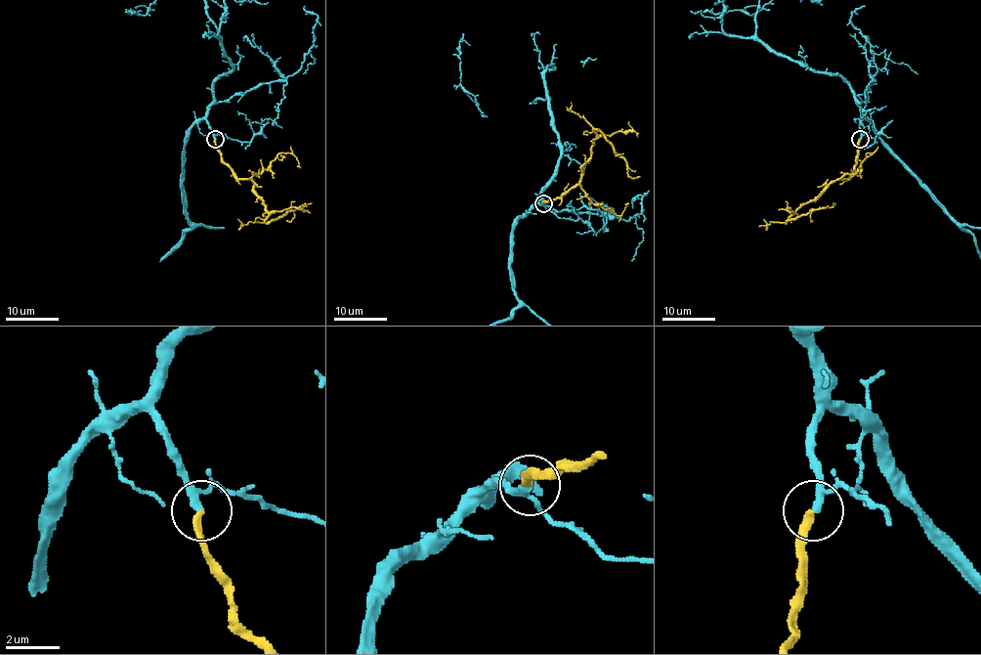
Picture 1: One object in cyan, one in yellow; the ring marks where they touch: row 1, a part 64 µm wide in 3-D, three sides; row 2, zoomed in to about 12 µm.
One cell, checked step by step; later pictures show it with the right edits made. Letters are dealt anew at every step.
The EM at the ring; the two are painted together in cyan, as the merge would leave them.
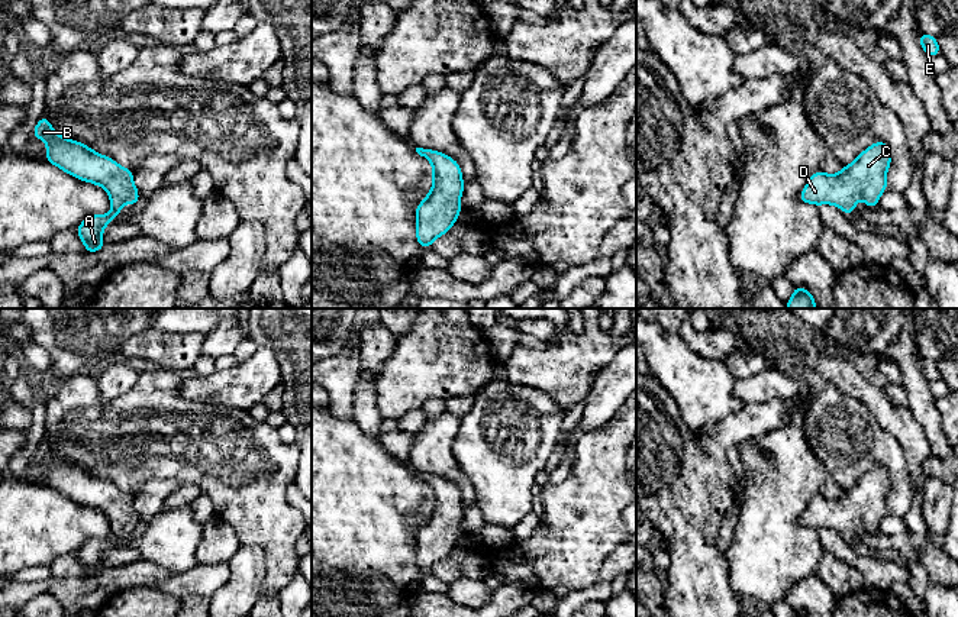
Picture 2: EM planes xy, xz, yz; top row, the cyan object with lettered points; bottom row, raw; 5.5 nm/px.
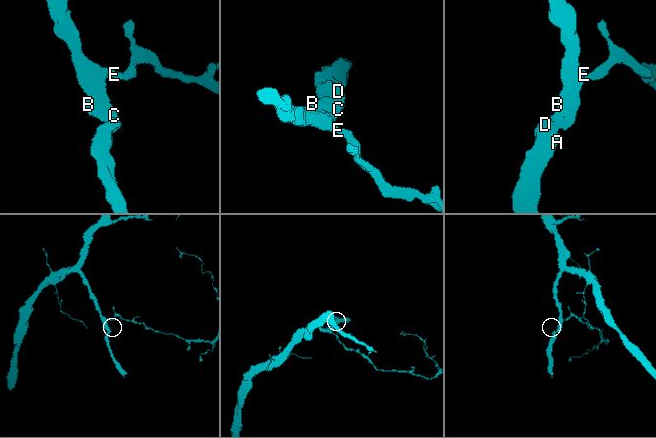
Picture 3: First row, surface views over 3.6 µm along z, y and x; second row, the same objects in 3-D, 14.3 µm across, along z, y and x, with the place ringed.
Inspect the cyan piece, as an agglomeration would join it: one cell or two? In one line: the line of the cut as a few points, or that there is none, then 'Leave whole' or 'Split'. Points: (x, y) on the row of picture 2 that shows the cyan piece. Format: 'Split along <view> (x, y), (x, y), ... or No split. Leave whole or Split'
No split. Leave whole

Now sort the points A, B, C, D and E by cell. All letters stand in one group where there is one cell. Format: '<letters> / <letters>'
A B C D E

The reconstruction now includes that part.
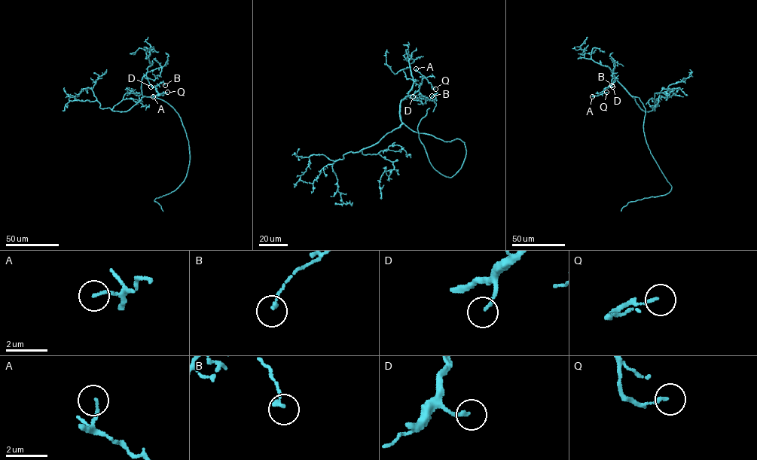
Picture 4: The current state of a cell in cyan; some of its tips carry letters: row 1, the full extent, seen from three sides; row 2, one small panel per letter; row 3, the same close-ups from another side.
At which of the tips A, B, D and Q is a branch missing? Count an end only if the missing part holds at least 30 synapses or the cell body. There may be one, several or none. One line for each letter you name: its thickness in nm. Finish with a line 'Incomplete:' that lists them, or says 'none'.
Incomplete: none

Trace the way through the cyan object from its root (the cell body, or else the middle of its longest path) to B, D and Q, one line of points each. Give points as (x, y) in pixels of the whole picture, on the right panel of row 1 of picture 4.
B: (645, 109), (639, 98), (632, 96), (612, 75), (611, 86), (608, 86), (614, 82), (612, 85)
D: (645, 109), (639, 98), (632, 96), (612, 75), (612, 86)
Q: (645, 109), (639, 98), (632, 96), (612, 75), (611, 86), (597, 95), (606, 92)

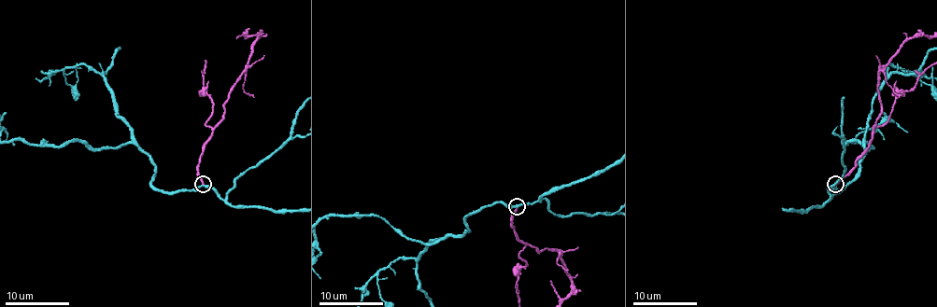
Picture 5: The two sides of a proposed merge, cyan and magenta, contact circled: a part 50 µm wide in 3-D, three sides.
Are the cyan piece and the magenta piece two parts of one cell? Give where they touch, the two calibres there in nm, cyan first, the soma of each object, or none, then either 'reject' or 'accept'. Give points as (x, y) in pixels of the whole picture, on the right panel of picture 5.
place (835, 184); calibres 240 and 200 nm; soma cyan none; soma magenta none; reject

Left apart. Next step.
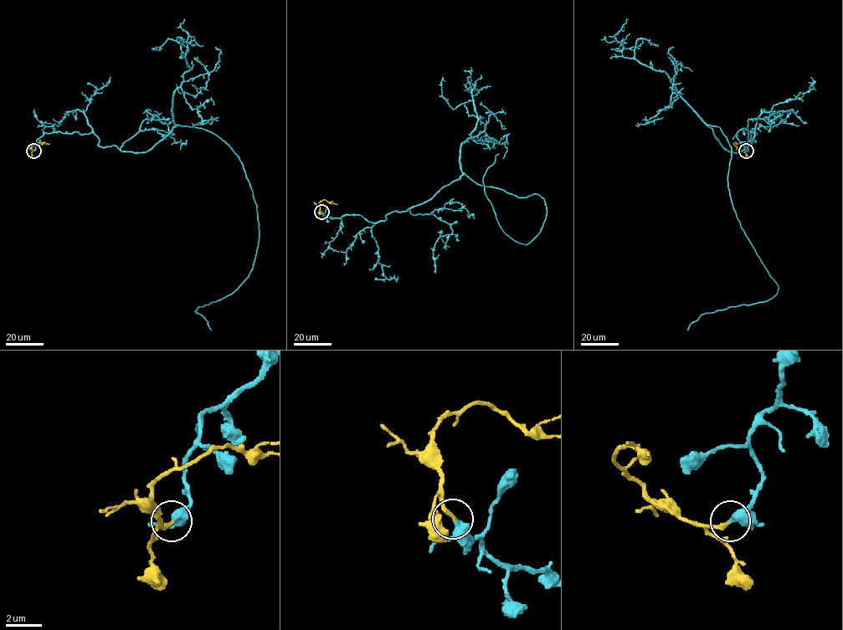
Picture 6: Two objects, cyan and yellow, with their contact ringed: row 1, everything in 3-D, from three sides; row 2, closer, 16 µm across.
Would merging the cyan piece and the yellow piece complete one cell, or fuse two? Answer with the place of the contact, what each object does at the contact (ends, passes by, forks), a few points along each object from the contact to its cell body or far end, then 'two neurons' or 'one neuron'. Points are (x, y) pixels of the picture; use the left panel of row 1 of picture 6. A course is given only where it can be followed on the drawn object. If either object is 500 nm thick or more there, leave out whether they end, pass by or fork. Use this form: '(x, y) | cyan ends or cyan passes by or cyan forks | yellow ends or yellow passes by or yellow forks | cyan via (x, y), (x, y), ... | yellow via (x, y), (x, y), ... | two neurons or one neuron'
(33, 151) | cyan ends | yellow ends | cyan via (33, 151), (59, 131), (146, 152), (176, 125), (229, 146), (259, 243), (239, 287), (197, 308), (211, 330) | yellow via (33, 151), (32, 146), (37, 143), (49, 144) | one neuron

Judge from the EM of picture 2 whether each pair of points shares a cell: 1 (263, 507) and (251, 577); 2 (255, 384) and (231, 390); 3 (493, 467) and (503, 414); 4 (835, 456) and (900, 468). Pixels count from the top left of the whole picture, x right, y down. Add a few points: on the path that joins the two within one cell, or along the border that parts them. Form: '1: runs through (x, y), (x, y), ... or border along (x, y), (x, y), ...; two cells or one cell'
1: border along (241, 543), (257, 543), (263, 549), (264, 578); two cells
2: runs through (250, 384), (236, 387); one cell
3: runs through (500, 454), (503, 427); one cell
4: runs through (851, 456), (884, 456); one cell

